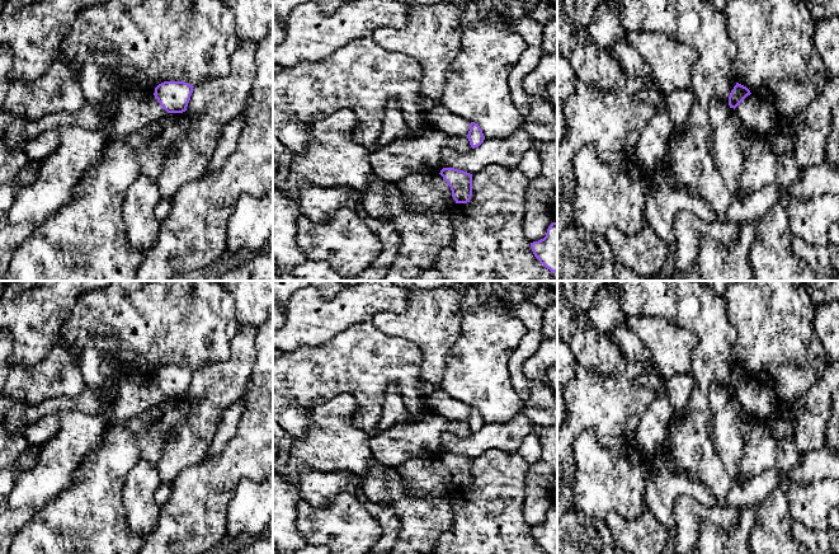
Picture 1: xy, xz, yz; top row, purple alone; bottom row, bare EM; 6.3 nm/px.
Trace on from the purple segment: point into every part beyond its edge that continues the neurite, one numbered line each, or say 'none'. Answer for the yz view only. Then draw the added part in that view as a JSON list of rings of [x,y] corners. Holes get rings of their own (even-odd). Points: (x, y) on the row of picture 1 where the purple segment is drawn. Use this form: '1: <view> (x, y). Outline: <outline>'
none

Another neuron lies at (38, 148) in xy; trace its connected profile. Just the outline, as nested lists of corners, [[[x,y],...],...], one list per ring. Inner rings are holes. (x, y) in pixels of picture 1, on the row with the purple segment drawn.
[[[55,127],[29,138],[23,150],[29,160],[42,160],[57,149],[58,142],[58,127]]]

